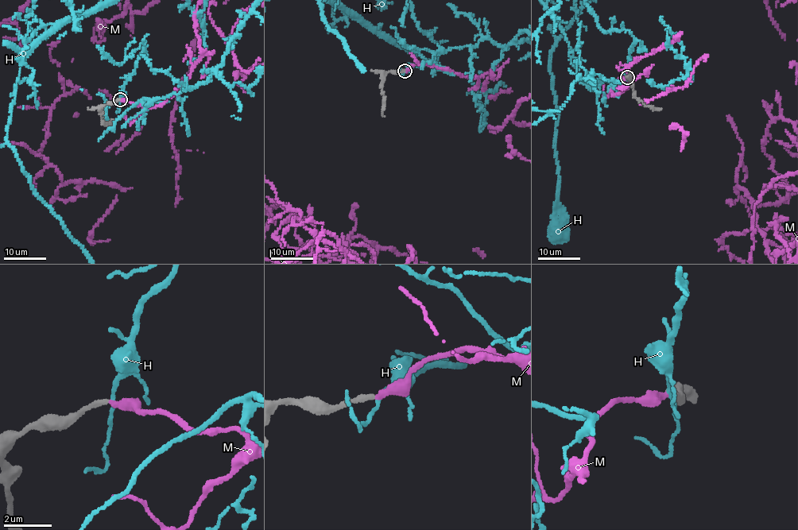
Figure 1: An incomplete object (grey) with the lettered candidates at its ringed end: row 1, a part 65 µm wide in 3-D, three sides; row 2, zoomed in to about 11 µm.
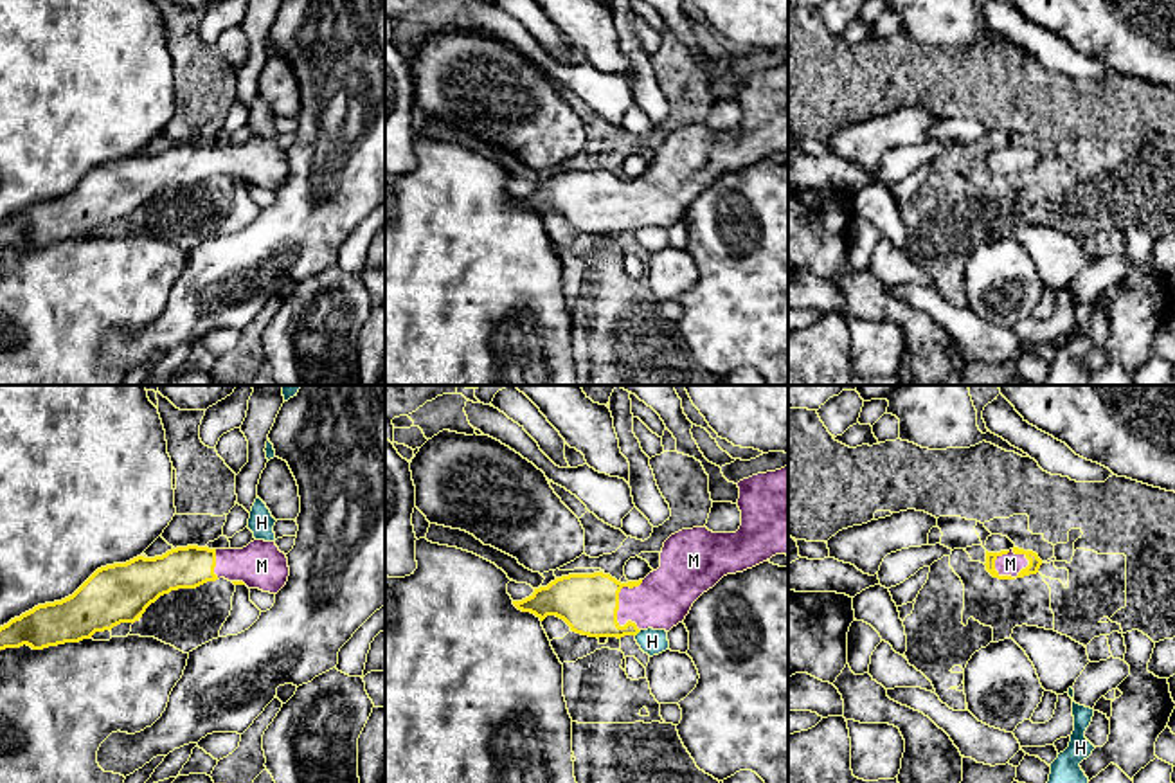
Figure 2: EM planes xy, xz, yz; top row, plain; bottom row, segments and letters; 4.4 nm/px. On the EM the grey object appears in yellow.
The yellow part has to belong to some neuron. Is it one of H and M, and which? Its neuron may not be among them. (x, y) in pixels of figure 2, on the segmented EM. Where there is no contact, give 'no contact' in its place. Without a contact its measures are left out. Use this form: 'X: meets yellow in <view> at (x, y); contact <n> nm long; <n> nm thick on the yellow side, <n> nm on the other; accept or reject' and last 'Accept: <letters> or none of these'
H: meets yellow in xz at (637, 632); contact 40 nm long; 260 nm thick on the yellow side, 110 nm on the other; reject
M: meets yellow in yz at (1010, 576); contact 170 nm long; 50 nm thick on the yellow side, 100 nm on the other; accept
Accept: M

